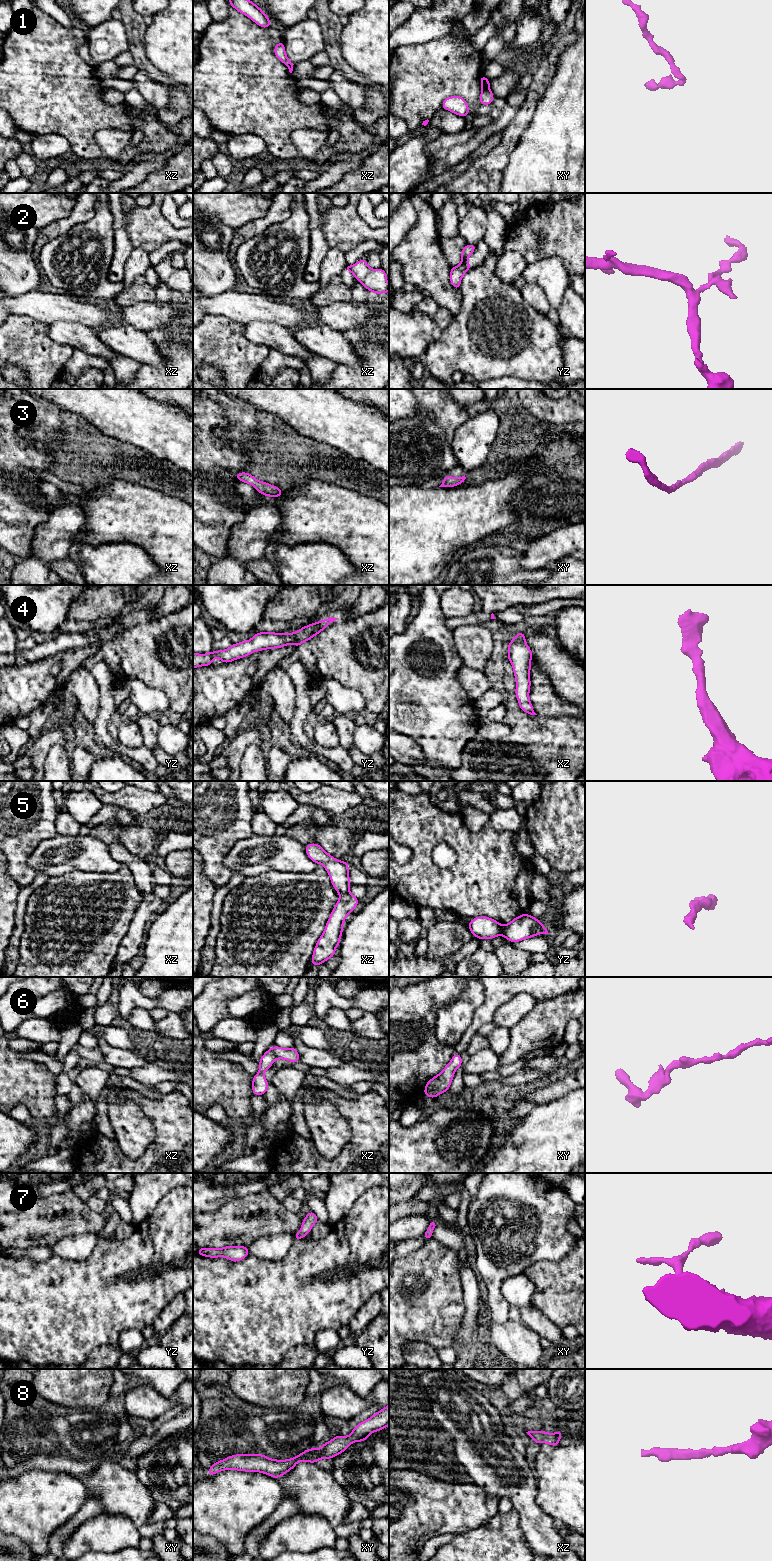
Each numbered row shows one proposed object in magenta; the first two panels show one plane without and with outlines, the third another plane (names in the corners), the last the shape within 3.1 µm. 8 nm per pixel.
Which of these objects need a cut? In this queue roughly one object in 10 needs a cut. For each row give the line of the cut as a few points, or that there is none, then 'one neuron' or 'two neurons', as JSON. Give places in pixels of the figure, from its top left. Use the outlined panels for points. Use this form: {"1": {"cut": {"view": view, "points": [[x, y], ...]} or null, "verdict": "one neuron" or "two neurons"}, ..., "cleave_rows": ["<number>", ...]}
{"1": {"cut": null, "verdict": "one neuron"}, "2": {"cut": {"view": "yz", "points": [[468, 256], [462, 260]]}, "verdict": "two neurons"}, "3": {"cut": null, "verdict": "one neuron"}, "4": {"cut": null, "verdict": "one neuron"}, "5": {"cut": null, "verdict": "one neuron"}, "6": {"cut": null, "verdict": "one neuron"}, "7": {"cut": null, "verdict": "one neuron"}, "8": {"cut": null, "verdict": "one neuron"}, "cleave_rows": ["2"]}

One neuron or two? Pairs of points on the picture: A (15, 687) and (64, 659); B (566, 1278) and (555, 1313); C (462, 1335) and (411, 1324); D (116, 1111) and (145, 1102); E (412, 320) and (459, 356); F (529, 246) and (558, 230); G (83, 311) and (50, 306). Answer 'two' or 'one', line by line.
A: one
B: one
C: two
D: two
E: two
F: one
G: one

